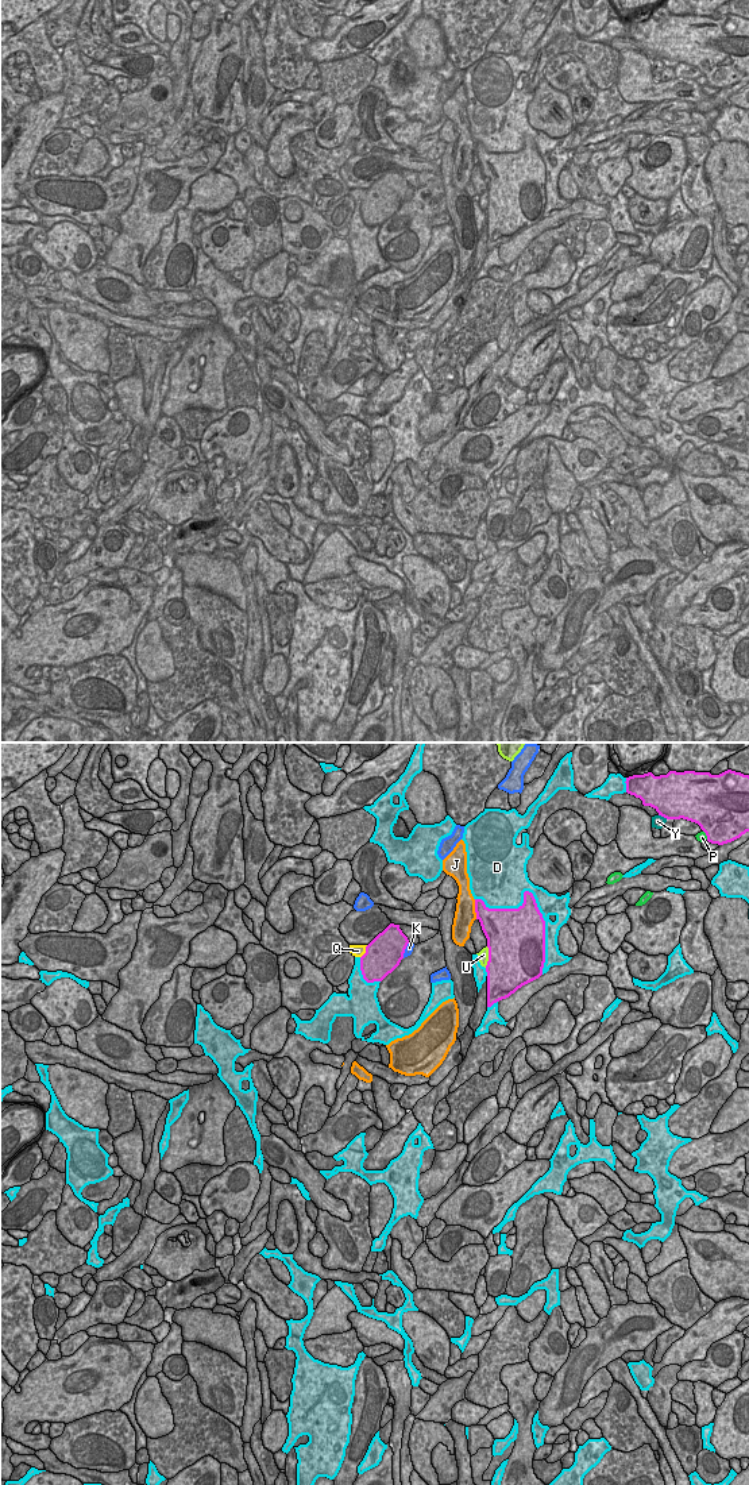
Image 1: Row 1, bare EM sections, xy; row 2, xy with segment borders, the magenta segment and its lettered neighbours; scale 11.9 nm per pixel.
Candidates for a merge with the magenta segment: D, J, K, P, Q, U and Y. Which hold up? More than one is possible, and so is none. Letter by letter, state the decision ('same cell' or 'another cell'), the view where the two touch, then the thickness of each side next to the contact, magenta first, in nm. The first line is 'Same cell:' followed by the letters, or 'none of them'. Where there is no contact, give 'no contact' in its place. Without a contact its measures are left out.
Same cell: none of them
D: another cell | xy | 400/260 nm
J: another cell | xy | 280/260 nm
K: another cell | xy | 440/90 nm
P: another cell | xy | 500/120 nm
Q: another cell | xy | 440/160 nm
U: another cell | xy | 500/130 nm
Y: another cell | xy | 500/160 nm

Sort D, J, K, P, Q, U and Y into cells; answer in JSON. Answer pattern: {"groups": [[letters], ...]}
{"groups": [["D"], ["J"], ["K"], ["P"], ["Q"], ["U"], ["Y"]]}

